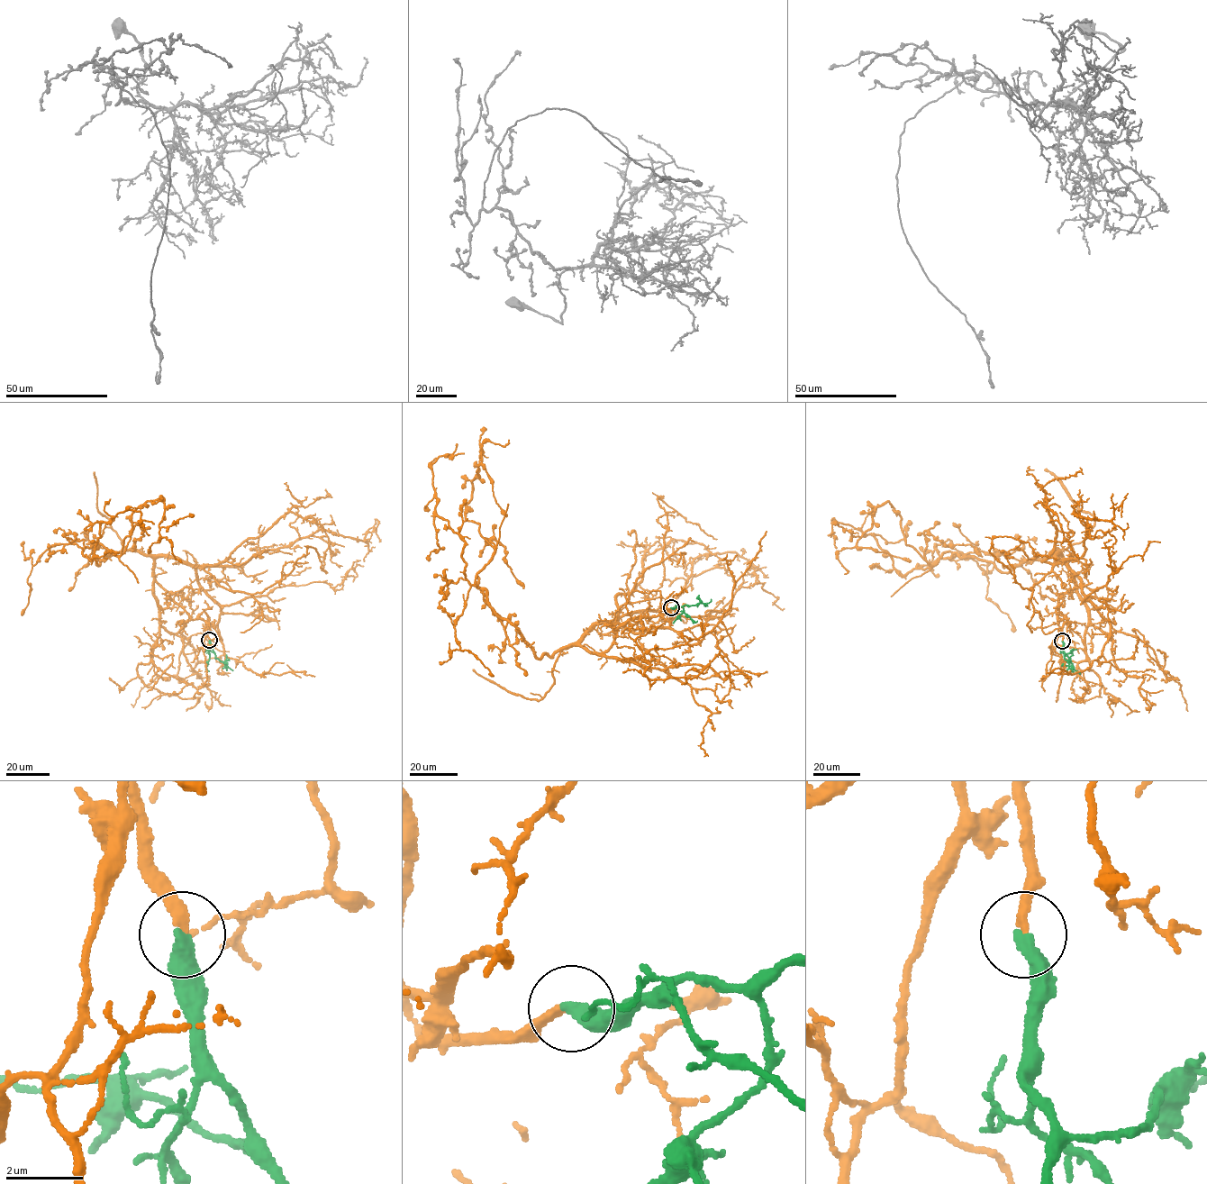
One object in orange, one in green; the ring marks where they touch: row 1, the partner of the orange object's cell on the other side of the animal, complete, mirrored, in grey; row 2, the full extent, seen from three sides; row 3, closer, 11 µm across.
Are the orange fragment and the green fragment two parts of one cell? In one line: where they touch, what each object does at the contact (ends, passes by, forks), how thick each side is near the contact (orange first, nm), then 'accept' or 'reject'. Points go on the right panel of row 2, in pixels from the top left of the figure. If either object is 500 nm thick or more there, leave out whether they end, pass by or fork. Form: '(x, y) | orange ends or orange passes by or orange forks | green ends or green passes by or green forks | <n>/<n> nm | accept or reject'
(1062, 641) | orange ends | green ends | 240/400 nm | accept

